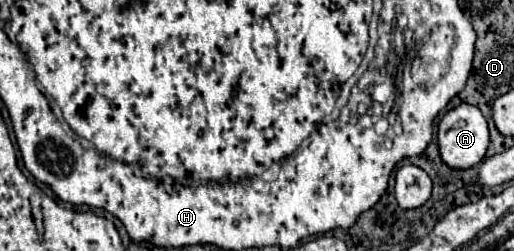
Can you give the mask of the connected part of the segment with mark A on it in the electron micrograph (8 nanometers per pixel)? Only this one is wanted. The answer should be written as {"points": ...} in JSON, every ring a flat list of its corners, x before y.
{"points":[[462,102,460,106,448,110,442,116,442,120,438,122,440,156,450,168,472,168,474,164,478,164,486,154,488,142,490,142,490,136,488,136,486,118,482,116,482,112,476,106,472,106,468,102]]}

